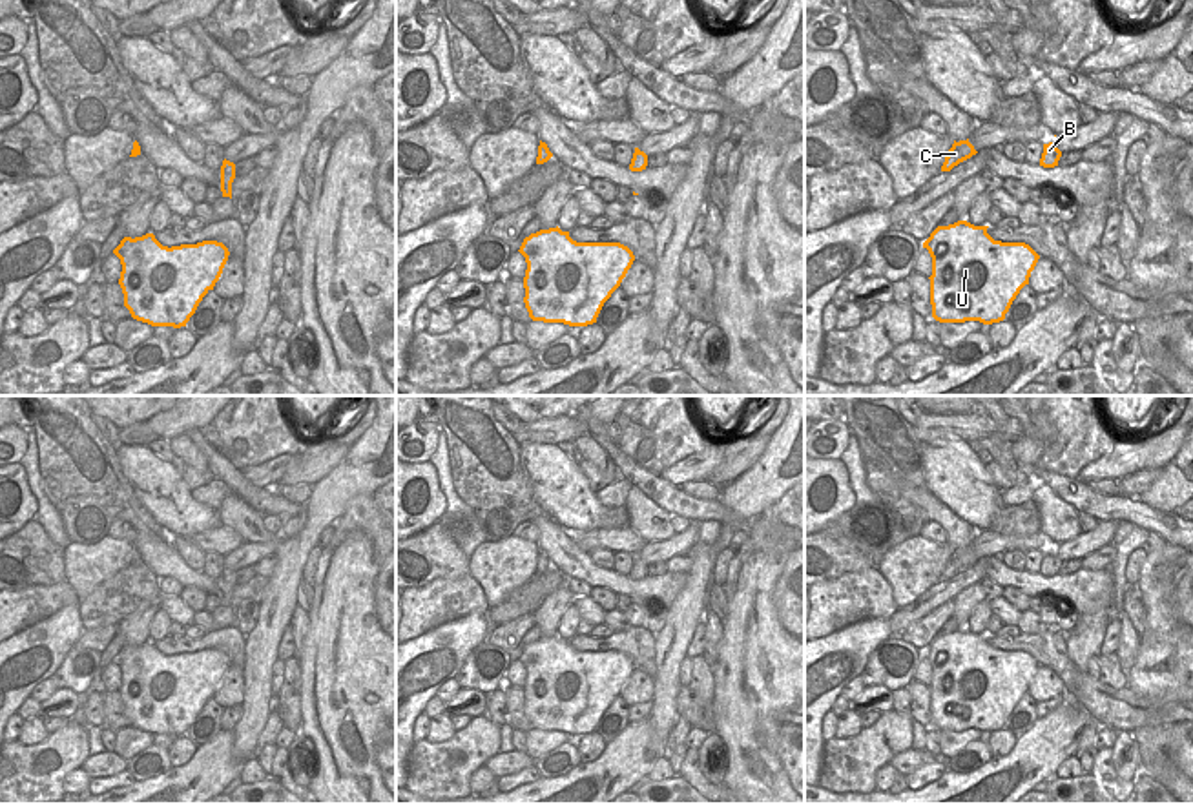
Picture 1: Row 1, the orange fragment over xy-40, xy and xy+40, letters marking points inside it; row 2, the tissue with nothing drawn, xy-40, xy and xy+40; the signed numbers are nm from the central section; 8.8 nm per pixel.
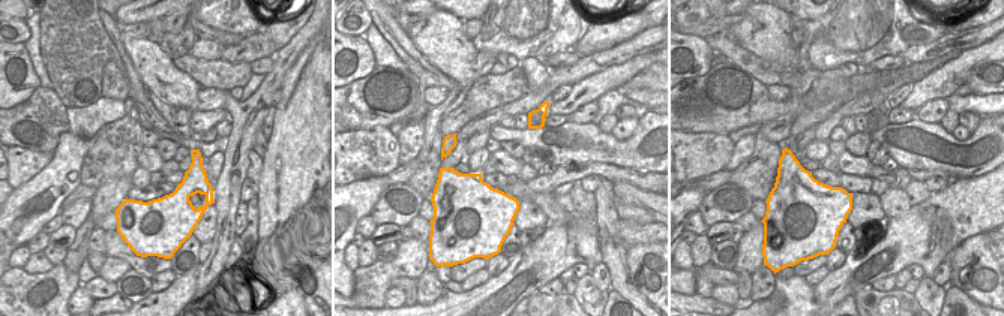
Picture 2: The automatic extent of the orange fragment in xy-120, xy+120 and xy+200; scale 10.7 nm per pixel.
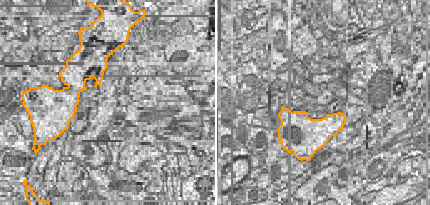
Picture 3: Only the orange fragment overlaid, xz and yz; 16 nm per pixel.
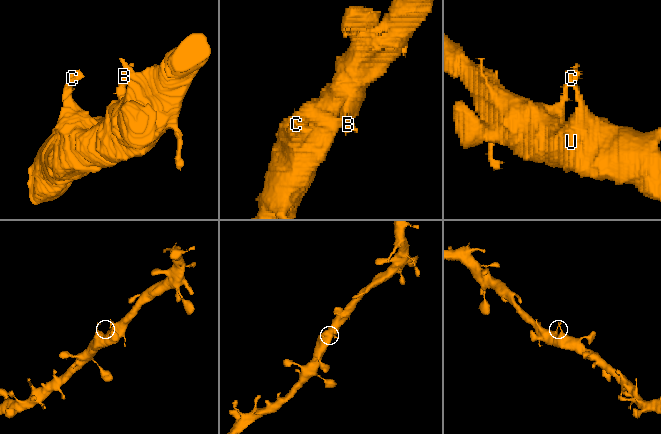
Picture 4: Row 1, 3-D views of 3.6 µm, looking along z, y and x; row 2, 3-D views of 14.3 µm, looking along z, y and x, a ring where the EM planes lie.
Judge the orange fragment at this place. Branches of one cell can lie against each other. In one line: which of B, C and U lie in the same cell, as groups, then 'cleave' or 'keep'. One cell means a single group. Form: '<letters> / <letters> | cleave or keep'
B C U | keep

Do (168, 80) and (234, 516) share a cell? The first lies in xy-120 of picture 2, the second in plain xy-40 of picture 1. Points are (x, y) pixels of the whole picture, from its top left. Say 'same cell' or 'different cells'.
different cells

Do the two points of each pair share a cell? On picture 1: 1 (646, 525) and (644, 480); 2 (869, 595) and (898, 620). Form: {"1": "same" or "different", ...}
{"1": "different", "2": "different"}

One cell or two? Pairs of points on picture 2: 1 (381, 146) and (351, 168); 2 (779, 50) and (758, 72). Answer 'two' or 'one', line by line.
1: one
2: two

